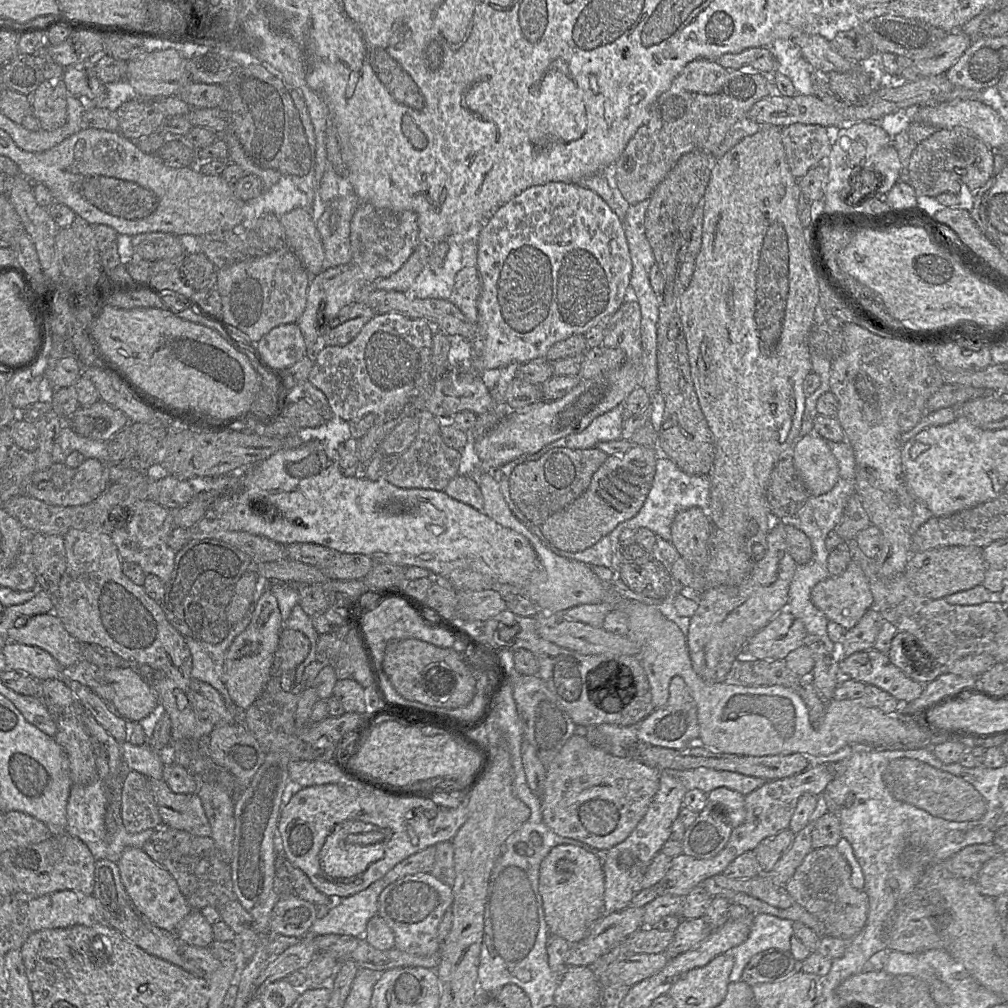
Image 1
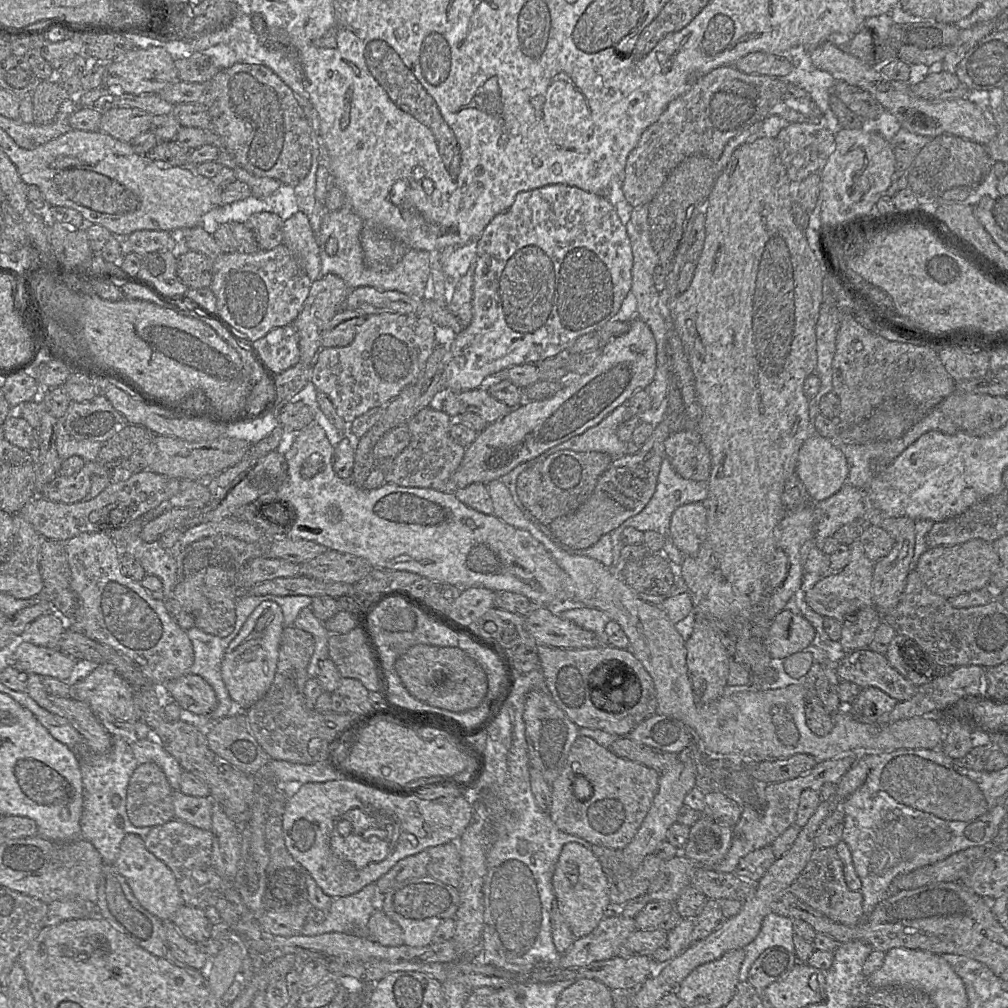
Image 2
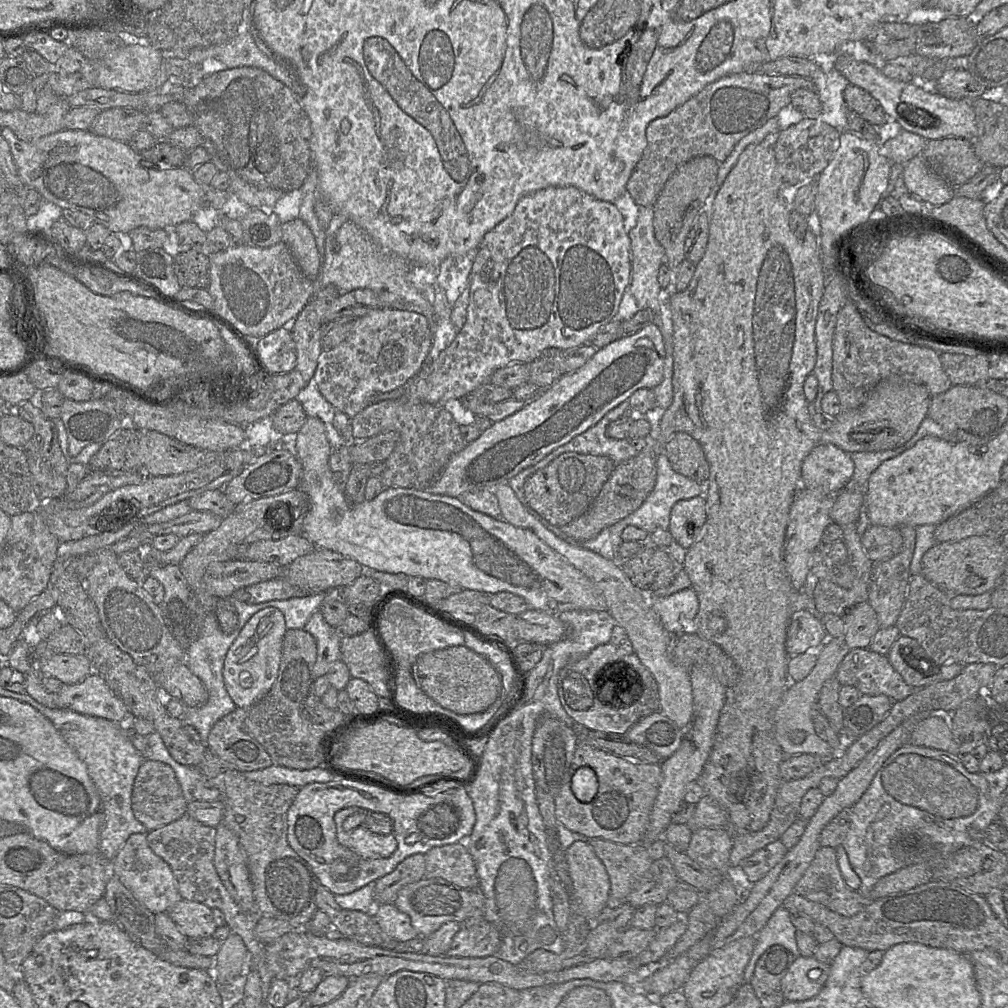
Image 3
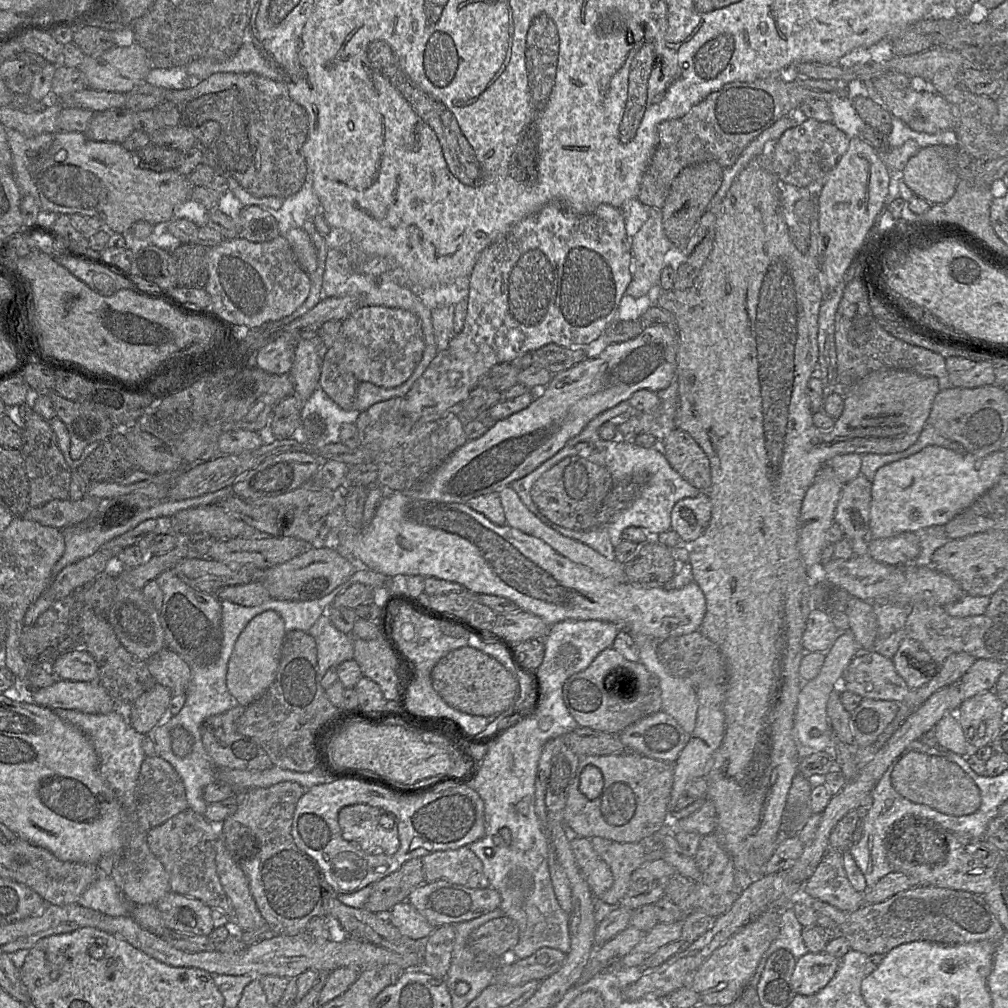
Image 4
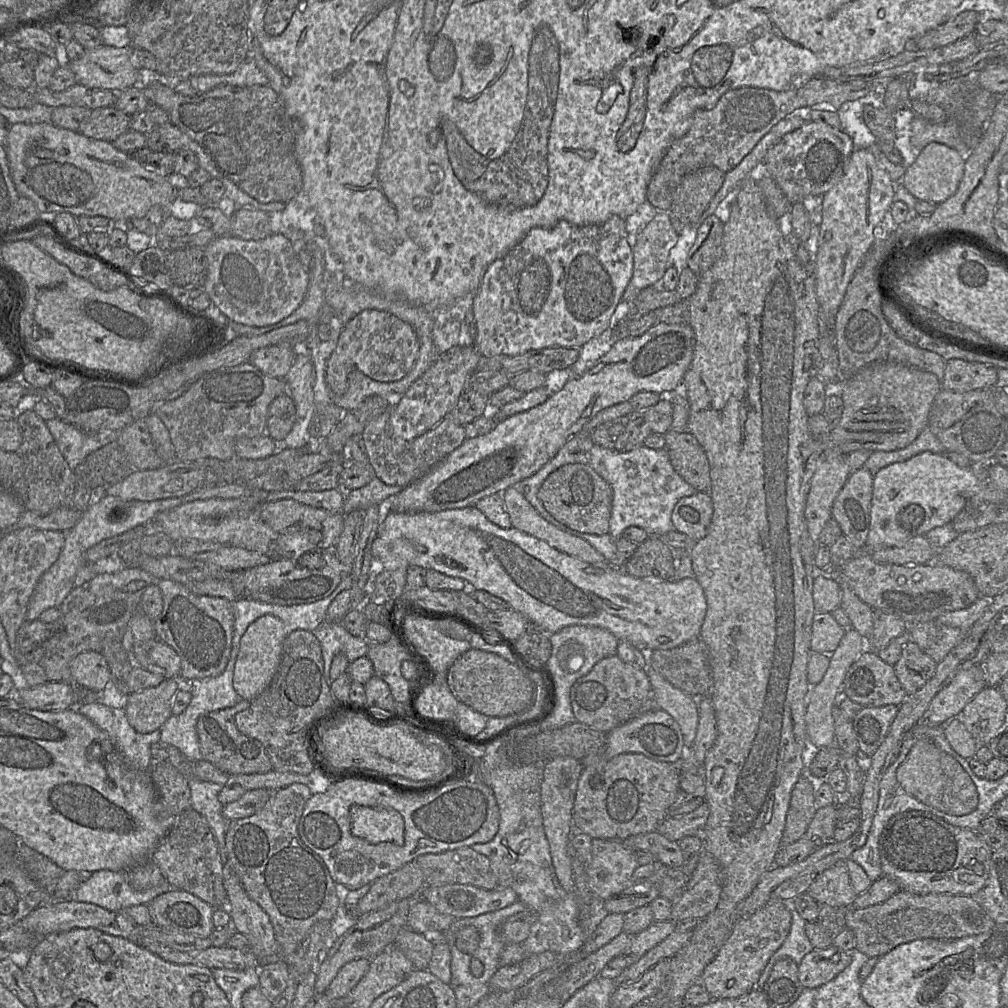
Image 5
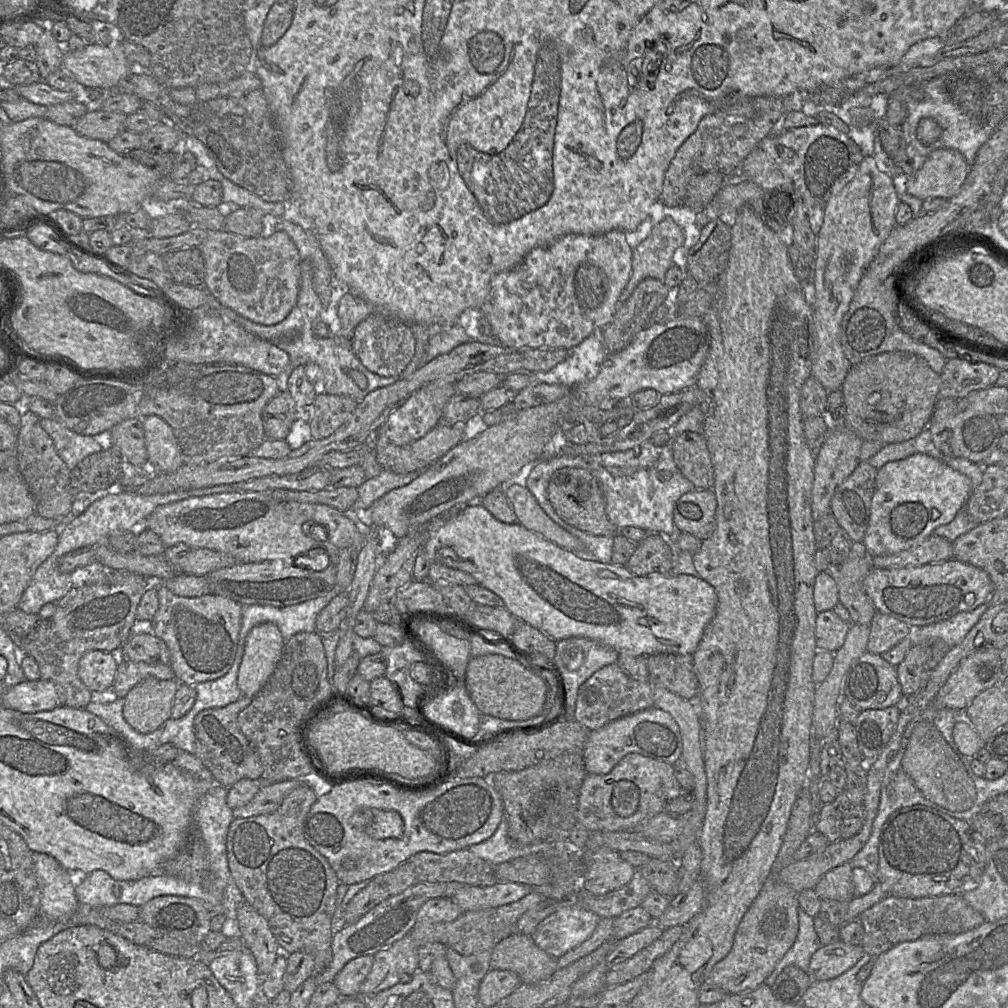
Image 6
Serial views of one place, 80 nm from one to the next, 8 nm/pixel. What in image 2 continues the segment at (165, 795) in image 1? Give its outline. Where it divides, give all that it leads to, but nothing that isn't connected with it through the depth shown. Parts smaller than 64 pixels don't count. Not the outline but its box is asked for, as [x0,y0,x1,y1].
[173,790,212,830]

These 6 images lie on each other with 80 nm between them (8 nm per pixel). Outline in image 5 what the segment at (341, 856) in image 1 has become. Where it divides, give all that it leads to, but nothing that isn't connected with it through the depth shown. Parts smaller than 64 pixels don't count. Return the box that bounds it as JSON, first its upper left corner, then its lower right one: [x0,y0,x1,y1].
[350,805,404,844]

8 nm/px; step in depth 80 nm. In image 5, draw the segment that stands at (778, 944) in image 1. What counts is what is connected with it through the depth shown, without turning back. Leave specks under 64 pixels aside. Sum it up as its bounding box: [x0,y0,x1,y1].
[756,907,814,988]

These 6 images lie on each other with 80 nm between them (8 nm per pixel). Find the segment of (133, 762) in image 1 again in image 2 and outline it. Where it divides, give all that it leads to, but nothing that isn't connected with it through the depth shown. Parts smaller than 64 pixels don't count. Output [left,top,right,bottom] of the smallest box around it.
[130,739,184,791]

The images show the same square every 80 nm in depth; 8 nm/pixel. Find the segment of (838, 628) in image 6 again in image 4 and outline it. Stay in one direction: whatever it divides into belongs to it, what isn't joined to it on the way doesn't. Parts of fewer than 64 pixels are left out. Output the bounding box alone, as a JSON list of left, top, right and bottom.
[801,608,839,653]

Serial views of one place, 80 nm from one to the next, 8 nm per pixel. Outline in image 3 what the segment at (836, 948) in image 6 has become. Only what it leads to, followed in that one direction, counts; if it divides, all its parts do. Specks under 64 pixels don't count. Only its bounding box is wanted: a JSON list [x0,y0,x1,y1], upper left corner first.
[781,956,830,1001]

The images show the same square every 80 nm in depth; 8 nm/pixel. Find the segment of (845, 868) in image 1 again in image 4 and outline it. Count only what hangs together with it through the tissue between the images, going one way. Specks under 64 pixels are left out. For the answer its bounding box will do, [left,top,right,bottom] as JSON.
[801,849,864,911]

